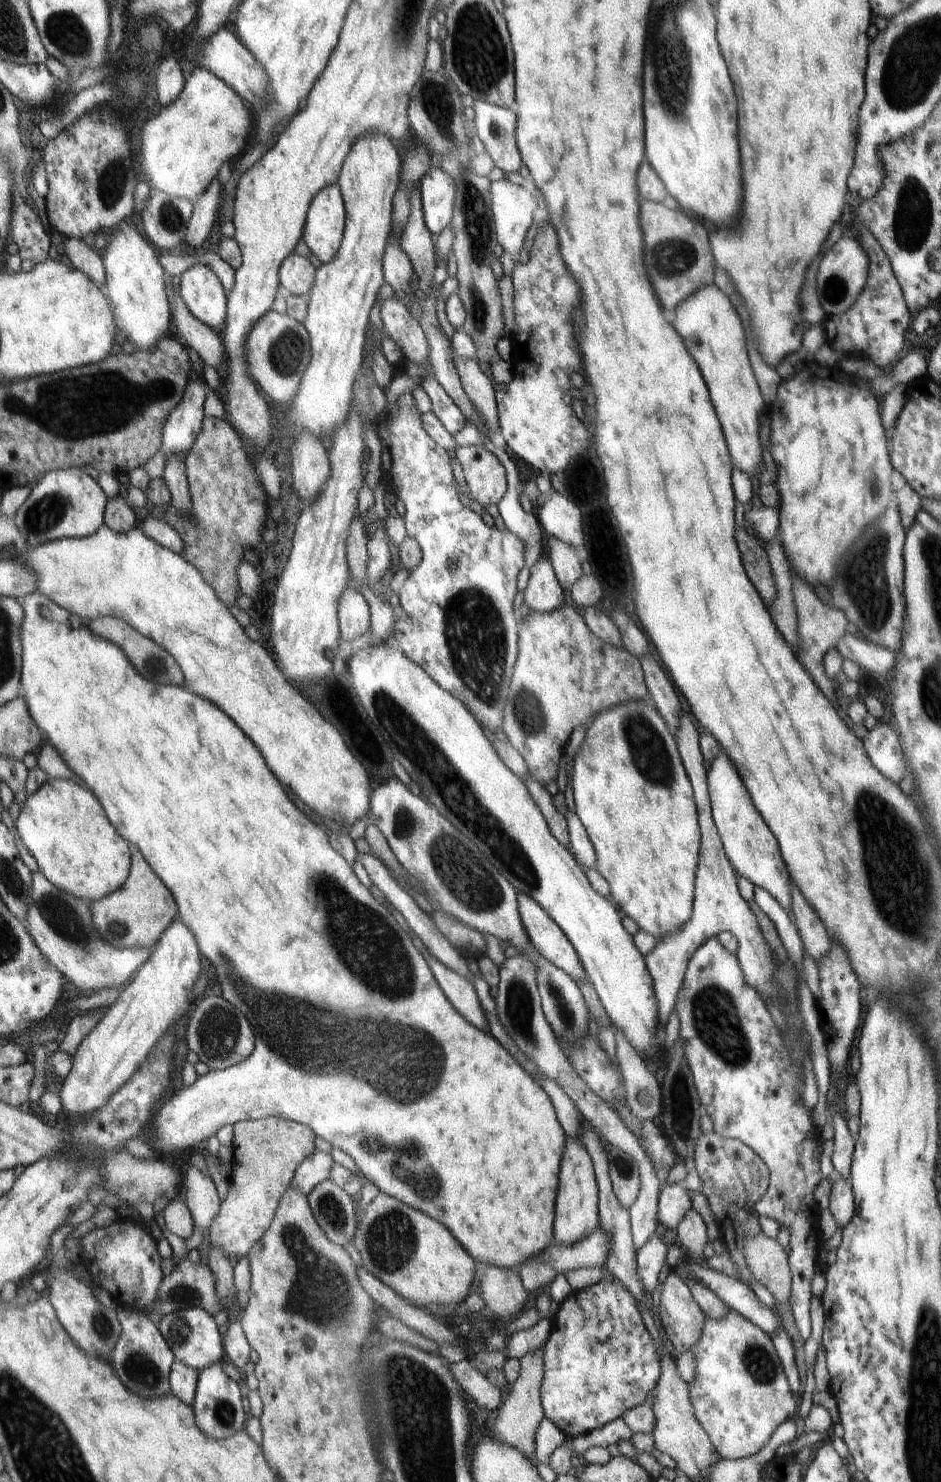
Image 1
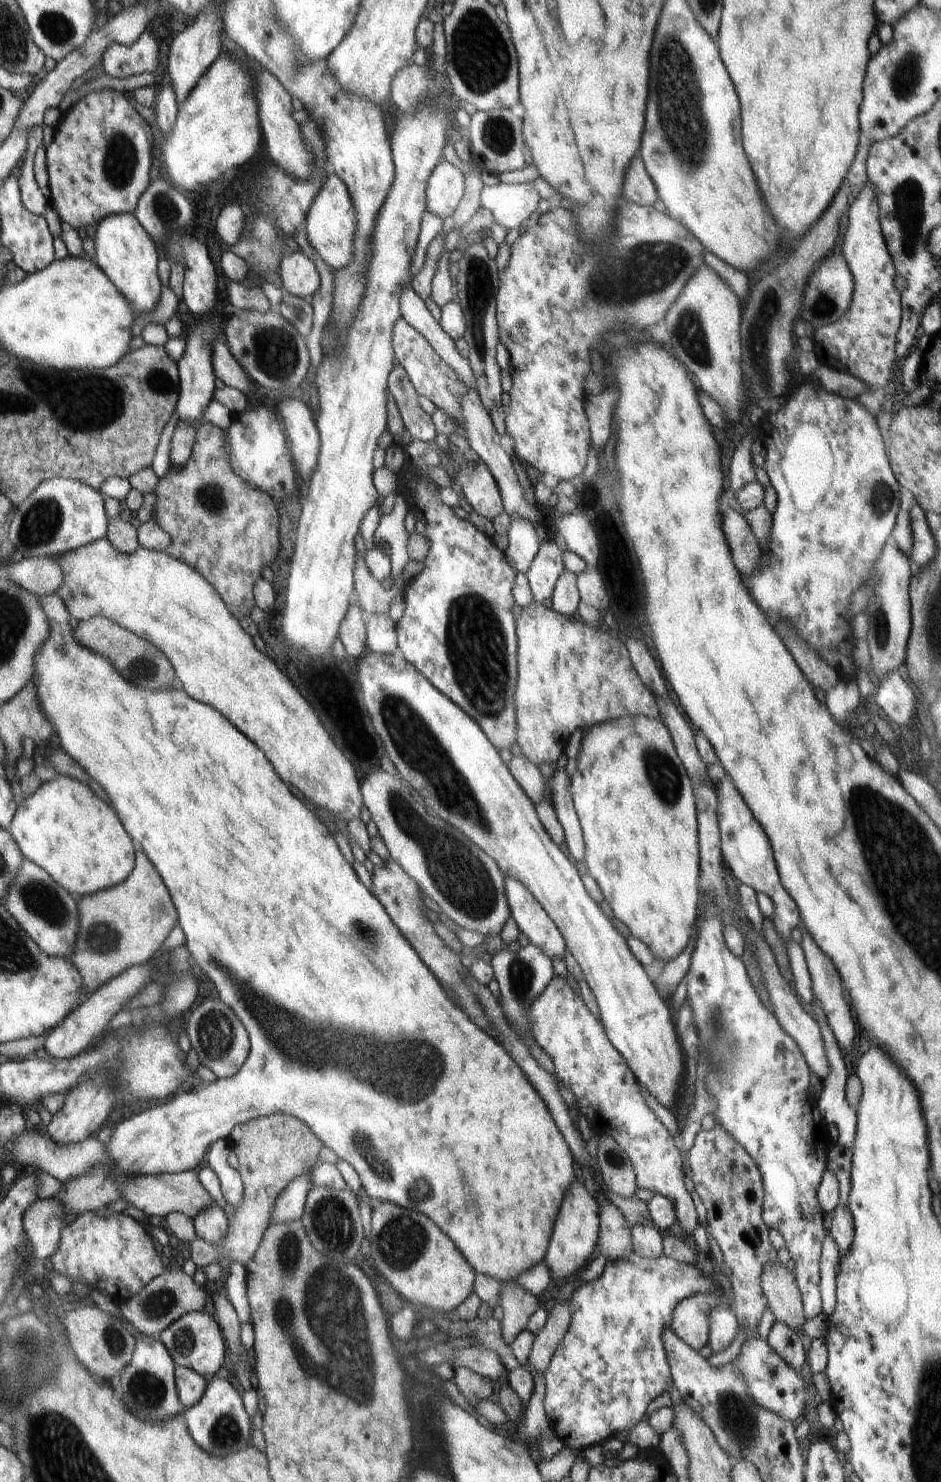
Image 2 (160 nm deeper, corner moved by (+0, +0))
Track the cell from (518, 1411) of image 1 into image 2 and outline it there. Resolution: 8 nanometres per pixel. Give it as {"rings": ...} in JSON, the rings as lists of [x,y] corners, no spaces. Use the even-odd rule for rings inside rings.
{"rings":[[[568,1300],[558,1301],[547,1314],[544,1327],[535,1336],[535,1342],[529,1355],[526,1368],[532,1376],[542,1373],[548,1368],[551,1356],[560,1344],[561,1338],[566,1334],[571,1321],[571,1312]]]}

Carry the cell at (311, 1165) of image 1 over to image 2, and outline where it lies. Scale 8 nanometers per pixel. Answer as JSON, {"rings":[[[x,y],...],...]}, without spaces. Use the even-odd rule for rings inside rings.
{"rings":[[[310,1172],[295,1178],[276,1199],[270,1224],[301,1220],[307,1194],[312,1188]]]}

